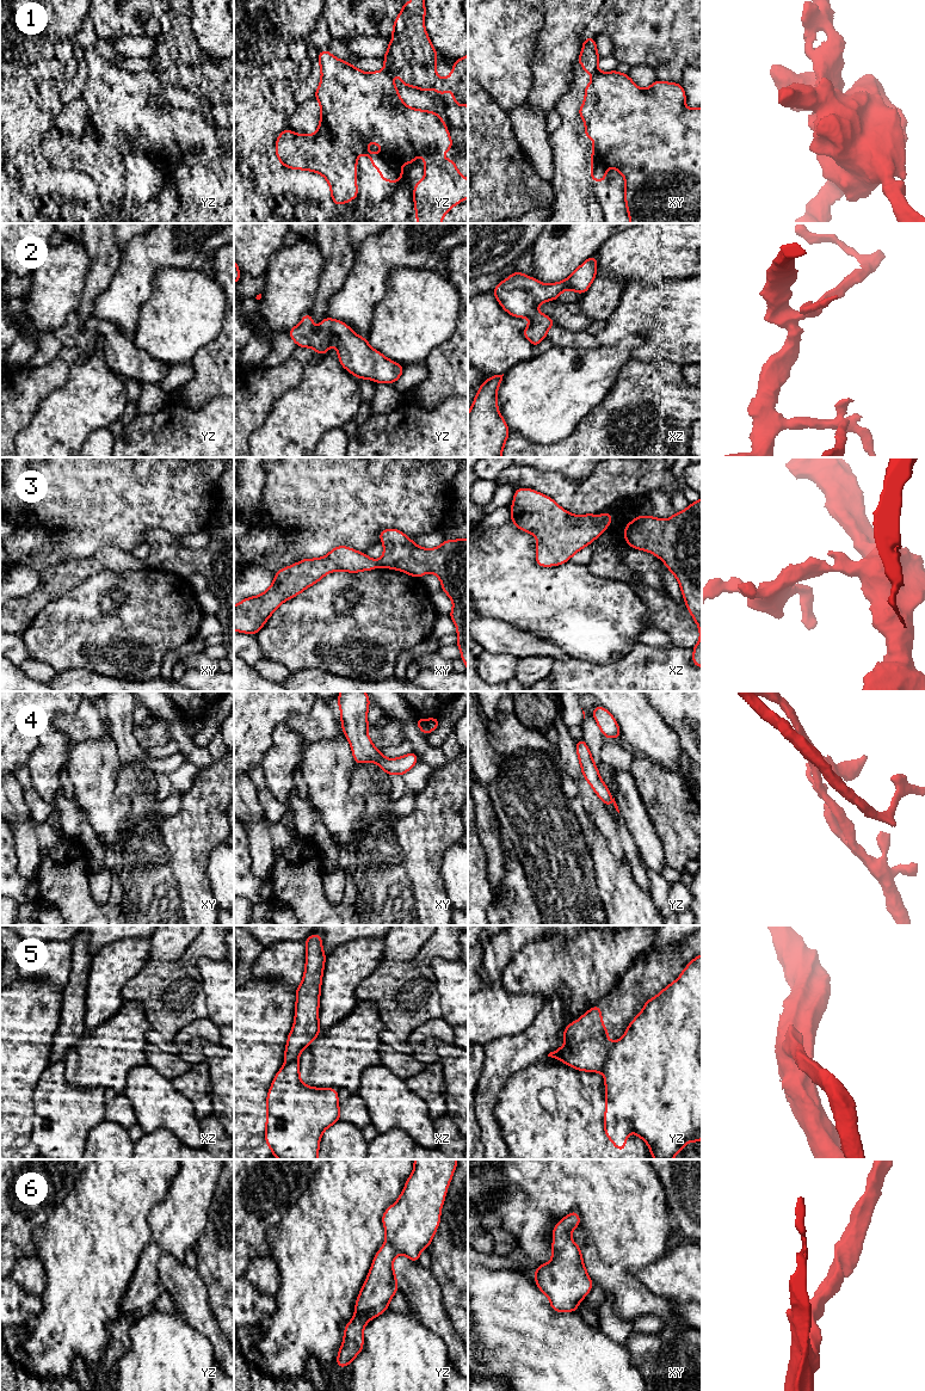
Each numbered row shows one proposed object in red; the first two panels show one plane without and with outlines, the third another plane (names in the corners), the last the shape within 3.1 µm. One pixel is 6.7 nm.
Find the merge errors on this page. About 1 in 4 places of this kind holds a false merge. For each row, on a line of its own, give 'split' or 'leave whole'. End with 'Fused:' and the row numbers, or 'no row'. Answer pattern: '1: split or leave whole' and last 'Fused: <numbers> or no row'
1: split
2: leave whole
3: leave whole
4: leave whole
5: split
6: leave whole
Fused: 1, 5

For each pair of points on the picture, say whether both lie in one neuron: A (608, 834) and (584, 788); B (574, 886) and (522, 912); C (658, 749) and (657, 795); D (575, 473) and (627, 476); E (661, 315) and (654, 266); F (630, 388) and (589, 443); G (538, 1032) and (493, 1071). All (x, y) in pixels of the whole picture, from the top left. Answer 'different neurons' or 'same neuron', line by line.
A: same neuron
B: different neurons
C: different neurons
D: different neurons
E: different neurons
F: same neuron
G: same neuron

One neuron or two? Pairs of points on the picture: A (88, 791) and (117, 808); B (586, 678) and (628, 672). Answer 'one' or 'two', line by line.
A: one
B: one

